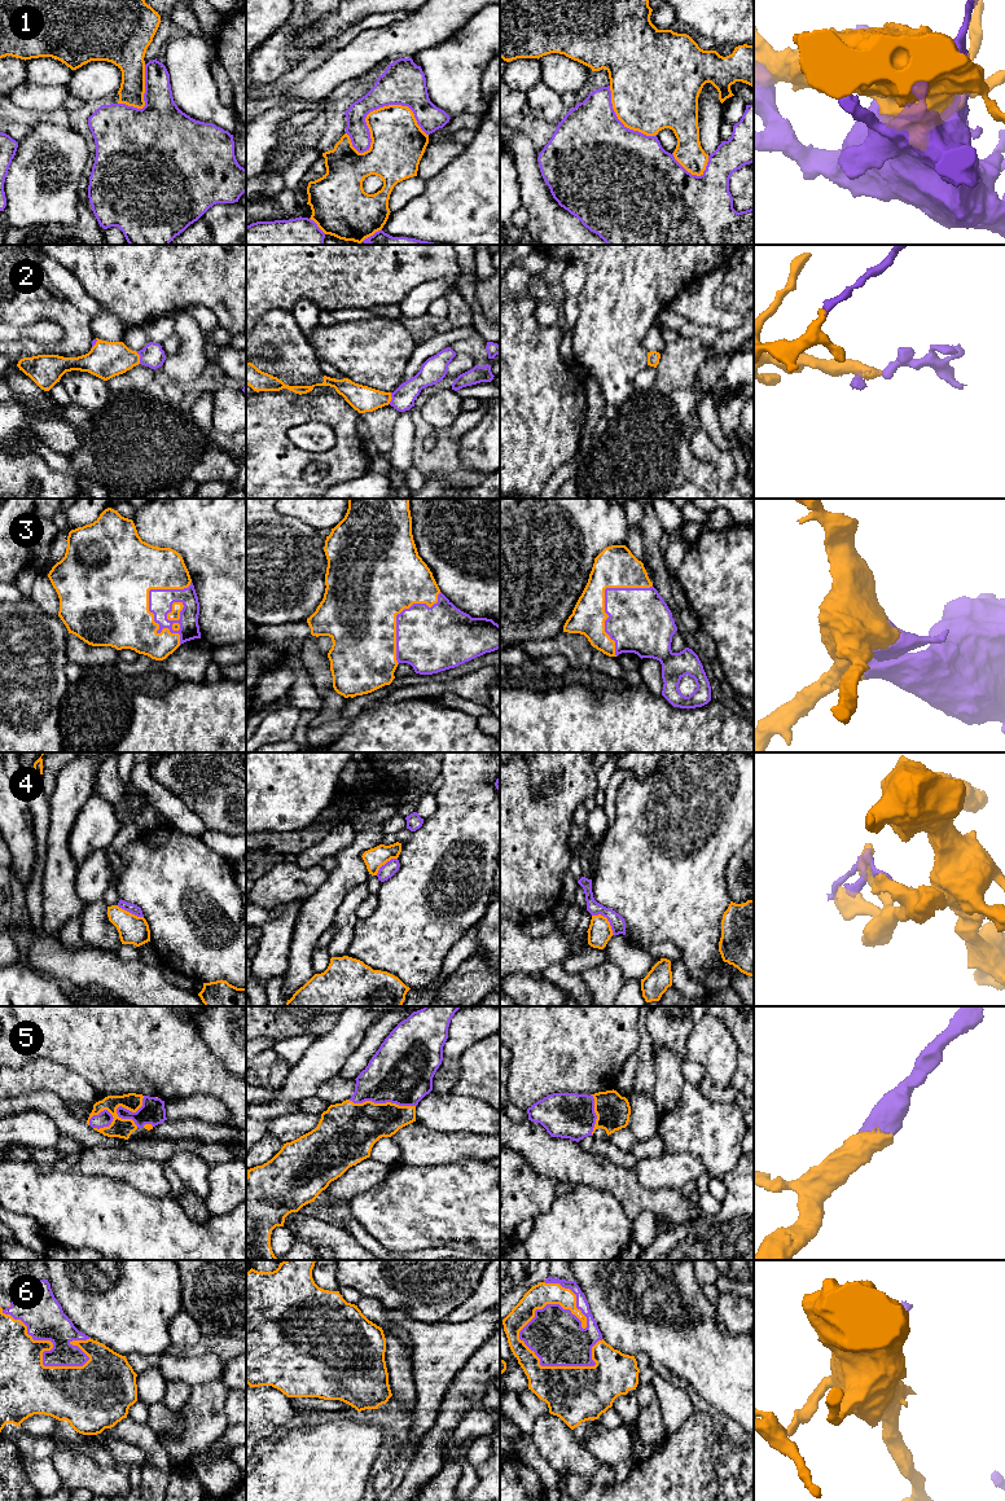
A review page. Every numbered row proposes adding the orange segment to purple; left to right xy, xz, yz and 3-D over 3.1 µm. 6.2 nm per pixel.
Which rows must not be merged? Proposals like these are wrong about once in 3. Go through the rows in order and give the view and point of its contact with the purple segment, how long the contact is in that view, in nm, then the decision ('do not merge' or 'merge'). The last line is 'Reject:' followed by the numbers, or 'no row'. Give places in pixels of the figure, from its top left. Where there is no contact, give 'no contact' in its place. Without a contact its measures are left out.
1: xz (371, 110) | 500 nm | do not merge
2: xy (140, 358) | 80 nm | merge
3: xy (149, 602) | 400 nm | merge
4: yz (608, 920) | 190 nm | do not merge
5: xz (382, 1102) | 420 nm | merge
6: yz (540, 1309) | 600 nm | merge
Reject: 1, 4

